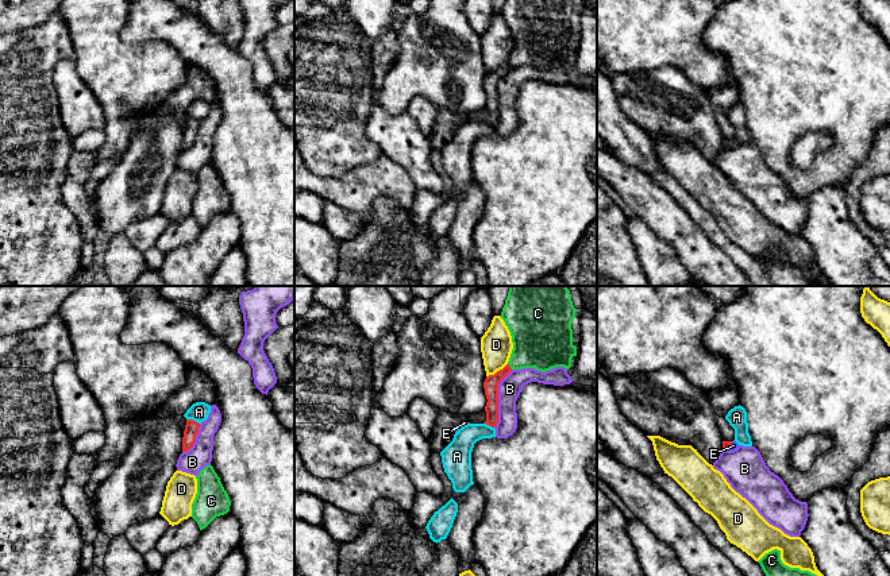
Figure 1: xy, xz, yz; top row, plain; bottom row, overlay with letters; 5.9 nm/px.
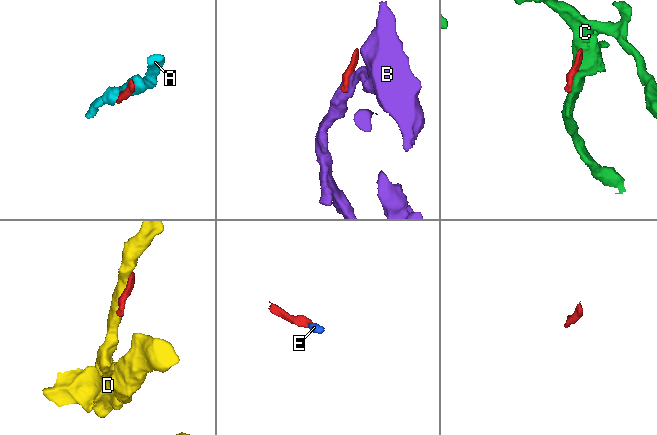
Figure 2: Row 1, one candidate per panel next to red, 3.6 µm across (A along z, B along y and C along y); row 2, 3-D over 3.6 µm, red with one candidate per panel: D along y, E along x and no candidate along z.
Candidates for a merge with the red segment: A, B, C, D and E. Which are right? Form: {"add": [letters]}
{"add": ["E"]}

